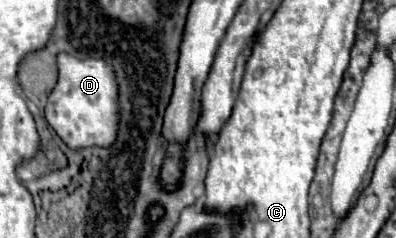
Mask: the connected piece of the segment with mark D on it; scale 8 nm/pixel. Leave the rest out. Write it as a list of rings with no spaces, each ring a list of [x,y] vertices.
[[[59,54],[59,82],[49,94],[45,120],[57,136],[73,150],[87,146],[109,146],[115,142],[119,112],[117,112],[117,82],[105,60],[79,60],[69,54]]]

